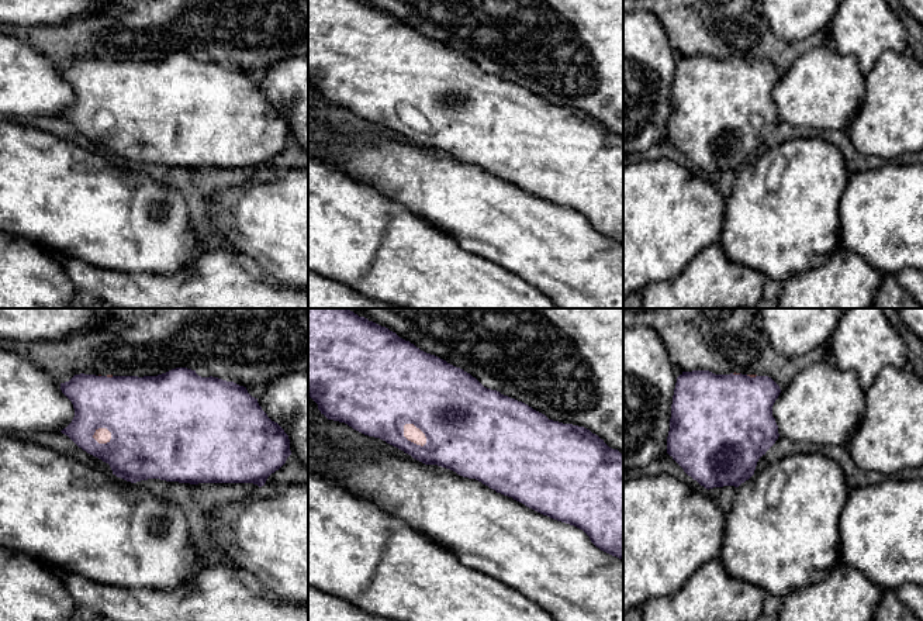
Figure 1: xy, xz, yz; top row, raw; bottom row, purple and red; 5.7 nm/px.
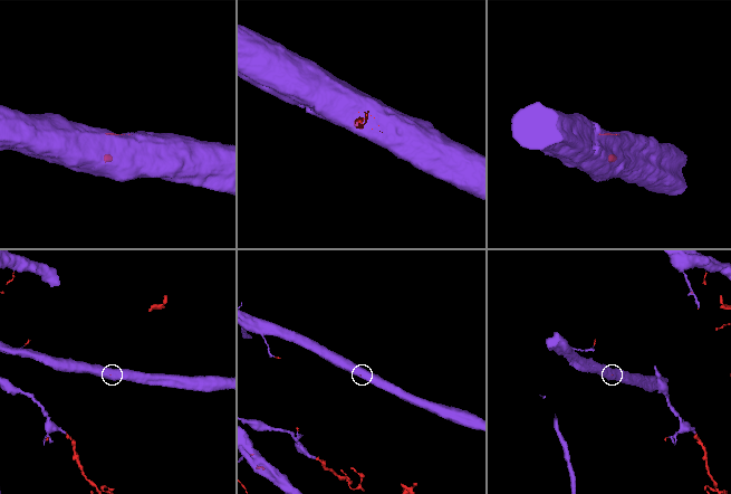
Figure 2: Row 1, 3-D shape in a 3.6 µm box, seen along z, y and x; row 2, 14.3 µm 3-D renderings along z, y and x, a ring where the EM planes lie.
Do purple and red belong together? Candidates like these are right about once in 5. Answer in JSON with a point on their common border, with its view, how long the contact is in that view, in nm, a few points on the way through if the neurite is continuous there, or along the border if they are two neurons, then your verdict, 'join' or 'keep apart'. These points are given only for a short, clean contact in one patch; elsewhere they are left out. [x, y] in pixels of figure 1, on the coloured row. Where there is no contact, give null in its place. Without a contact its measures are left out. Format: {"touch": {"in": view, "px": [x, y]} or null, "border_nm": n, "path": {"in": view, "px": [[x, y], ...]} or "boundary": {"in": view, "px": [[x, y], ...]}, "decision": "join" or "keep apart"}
{"touch": {"in": "xz", "px": [418, 427]}, "border_nm": 170, "decision": "join"}

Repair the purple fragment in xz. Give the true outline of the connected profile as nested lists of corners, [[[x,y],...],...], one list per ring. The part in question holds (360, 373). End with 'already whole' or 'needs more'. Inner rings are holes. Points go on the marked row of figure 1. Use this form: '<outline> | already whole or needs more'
[[[308,308],[308,396],[318,404],[318,410],[328,420],[345,422],[364,435],[380,438],[425,465],[438,465],[463,477],[476,479],[497,493],[512,497],[543,515],[583,529],[597,548],[623,559],[623,455],[618,449],[609,448],[604,439],[590,429],[549,420],[528,404],[484,387],[463,369],[421,351],[388,328],[359,317],[349,308]]] | needs more

